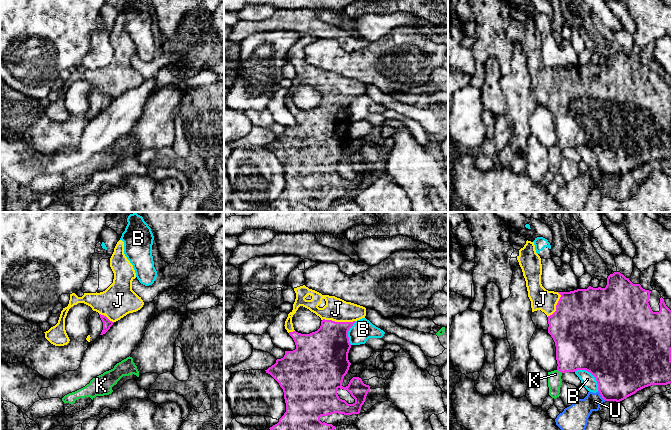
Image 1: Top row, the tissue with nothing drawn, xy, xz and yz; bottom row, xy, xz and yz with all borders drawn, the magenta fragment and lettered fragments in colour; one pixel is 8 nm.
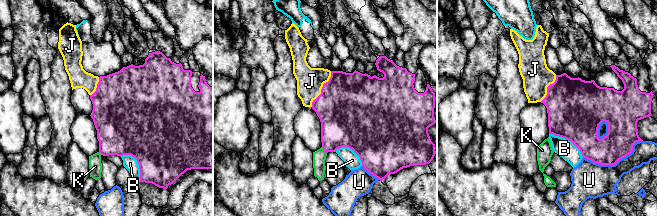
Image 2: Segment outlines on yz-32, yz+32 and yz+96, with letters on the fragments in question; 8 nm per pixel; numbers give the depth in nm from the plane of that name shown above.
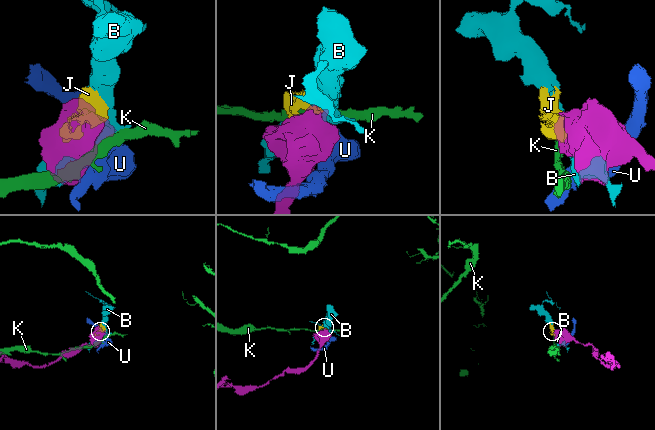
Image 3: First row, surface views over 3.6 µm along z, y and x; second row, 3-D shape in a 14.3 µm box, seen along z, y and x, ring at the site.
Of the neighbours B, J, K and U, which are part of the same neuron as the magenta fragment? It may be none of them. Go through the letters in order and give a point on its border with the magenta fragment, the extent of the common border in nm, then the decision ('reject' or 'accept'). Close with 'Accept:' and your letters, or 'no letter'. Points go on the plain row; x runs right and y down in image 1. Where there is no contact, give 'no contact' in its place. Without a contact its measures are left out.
B: meets magenta in yz at (591, 149); contact 260 nm long; reject
J: meets magenta in xz at (338, 98); contact 260 nm long; accept
K: meets magenta in yz at (560, 147); contact 60 nm long; reject
U: meets magenta in yz at (600, 170); contact 110 nm long; reject
Accept: J

